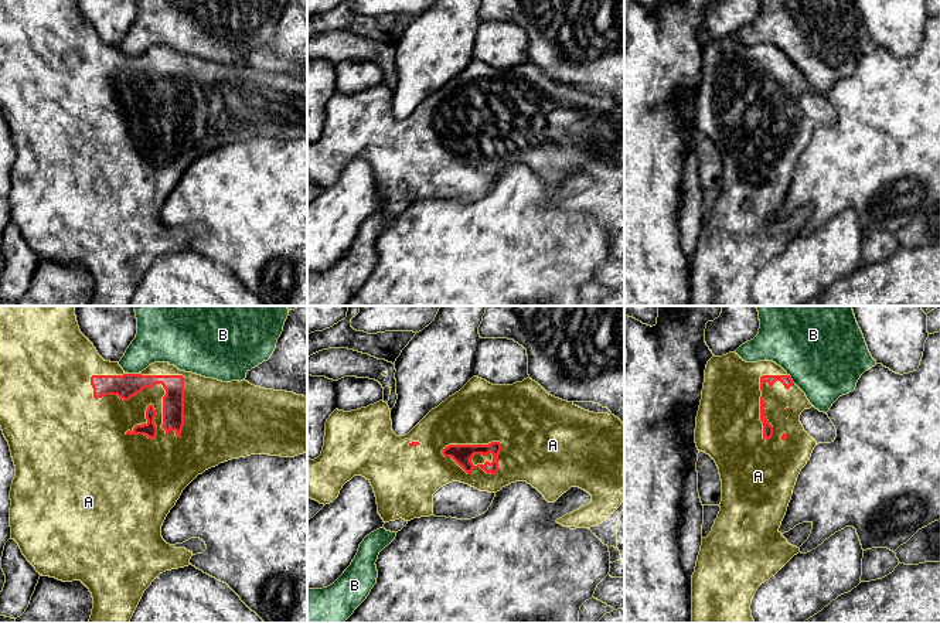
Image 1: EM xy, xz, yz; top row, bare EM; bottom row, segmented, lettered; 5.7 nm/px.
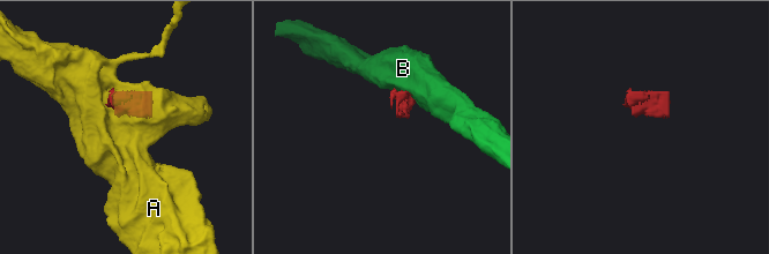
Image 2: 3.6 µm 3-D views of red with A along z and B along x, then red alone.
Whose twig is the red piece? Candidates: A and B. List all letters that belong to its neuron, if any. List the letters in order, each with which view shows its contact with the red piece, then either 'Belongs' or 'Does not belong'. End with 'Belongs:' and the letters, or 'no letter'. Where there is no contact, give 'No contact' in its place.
A: Touches red in xy. Belongs
B: Touches red in xy. Does not belong
Belongs: A

